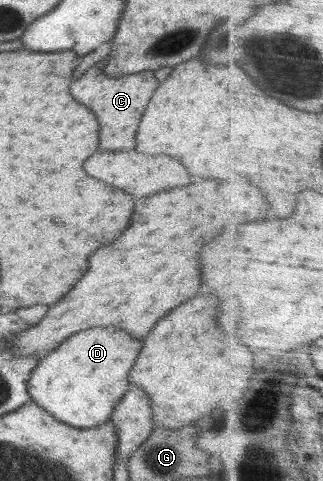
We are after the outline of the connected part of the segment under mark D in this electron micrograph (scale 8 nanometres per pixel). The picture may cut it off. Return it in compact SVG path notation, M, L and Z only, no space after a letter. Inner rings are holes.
M96 327L68 337L55 351L41 358L28 382L31 401L59 422L77 428L106 423L128 389L128 373L138 357L140 343L126 331Z

